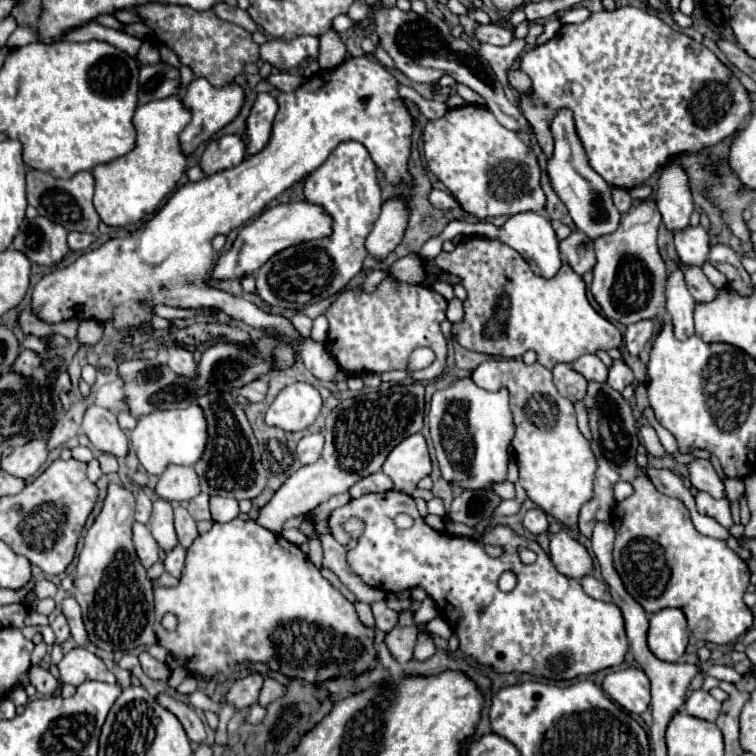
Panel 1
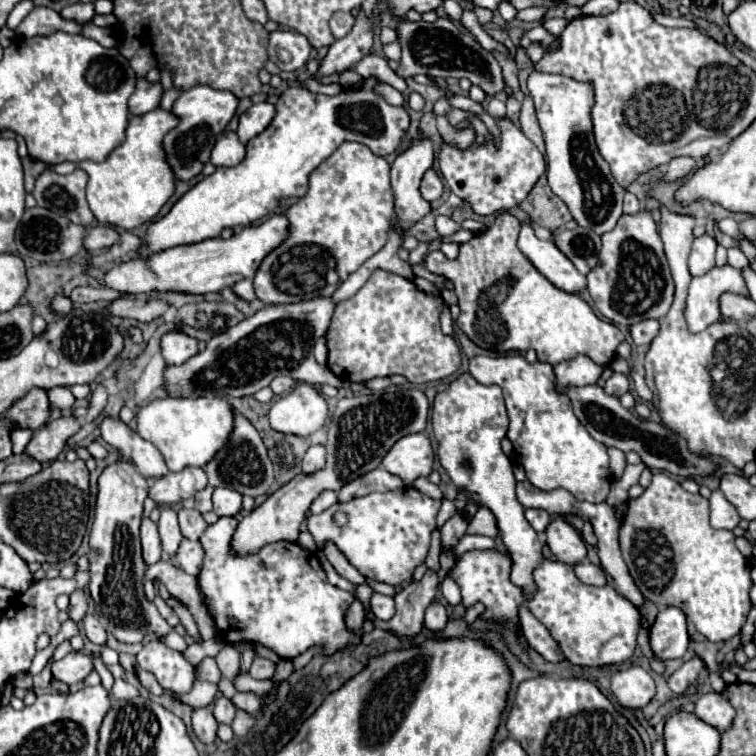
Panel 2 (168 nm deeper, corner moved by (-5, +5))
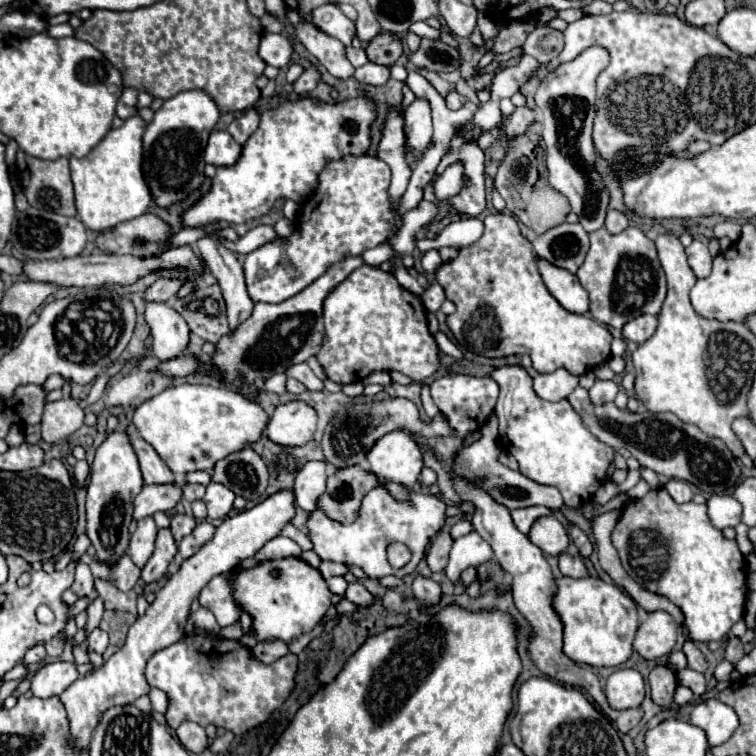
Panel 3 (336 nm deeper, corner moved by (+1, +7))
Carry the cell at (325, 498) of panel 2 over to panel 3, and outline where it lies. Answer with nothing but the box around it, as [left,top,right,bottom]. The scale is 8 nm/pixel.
[294,462,326,512]

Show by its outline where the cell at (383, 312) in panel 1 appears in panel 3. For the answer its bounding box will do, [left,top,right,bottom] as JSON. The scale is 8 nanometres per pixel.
[316,266,440,382]

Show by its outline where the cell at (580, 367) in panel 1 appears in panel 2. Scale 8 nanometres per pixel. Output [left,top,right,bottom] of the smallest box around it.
[554,356,604,392]

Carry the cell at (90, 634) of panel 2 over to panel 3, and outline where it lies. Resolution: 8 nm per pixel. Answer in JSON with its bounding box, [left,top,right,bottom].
[88,628,108,654]

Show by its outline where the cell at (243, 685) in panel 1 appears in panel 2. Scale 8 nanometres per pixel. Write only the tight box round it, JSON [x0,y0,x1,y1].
[250,656,276,678]

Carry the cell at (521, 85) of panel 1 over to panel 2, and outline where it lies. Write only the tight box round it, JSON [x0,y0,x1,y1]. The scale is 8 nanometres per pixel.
[528,70,626,234]

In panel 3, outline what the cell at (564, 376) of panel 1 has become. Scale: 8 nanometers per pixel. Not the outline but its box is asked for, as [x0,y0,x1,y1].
[568,388,742,494]

